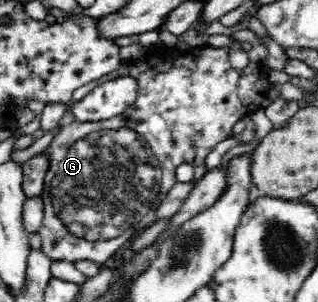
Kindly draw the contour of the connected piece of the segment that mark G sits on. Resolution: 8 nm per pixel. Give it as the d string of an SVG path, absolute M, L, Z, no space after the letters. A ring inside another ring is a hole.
M234 40L231 46L226 47L213 48L209 45L192 47L186 57L182 57L182 53L180 55L164 53L162 45L160 47L148 47L150 55L156 55L156 57L142 57L142 59L136 59L136 61L130 61L130 63L122 63L115 72L103 75L100 79L97 79L96 83L83 85L74 91L58 127L56 127L59 131L44 151L48 152L50 165L45 175L44 187L40 195L44 202L44 217L38 232L41 235L41 249L52 261L64 261L64 265L84 265L84 261L94 261L96 265L104 267L104 263L112 261L112 257L116 257L116 253L120 253L120 249L124 249L124 245L128 245L128 241L132 241L132 237L136 237L136 233L140 233L141 229L148 229L157 220L160 221L158 214L159 205L164 201L164 196L176 185L176 167L182 165L182 163L188 163L192 167L200 167L200 165L204 164L206 155L214 149L215 145L218 145L224 139L230 138L233 127L238 121L248 118L248 115L261 107L261 103L272 92L272 87L267 80L268 71L263 65L253 62L249 62L243 69L232 67L228 60L232 51L230 49L237 44L238 41ZM124 76L133 77L138 82L138 97L132 105L129 105L120 115L115 115L110 119L95 122L82 122L76 119L76 116L72 113L72 102L80 101L80 99L86 97L86 94L96 85Z

